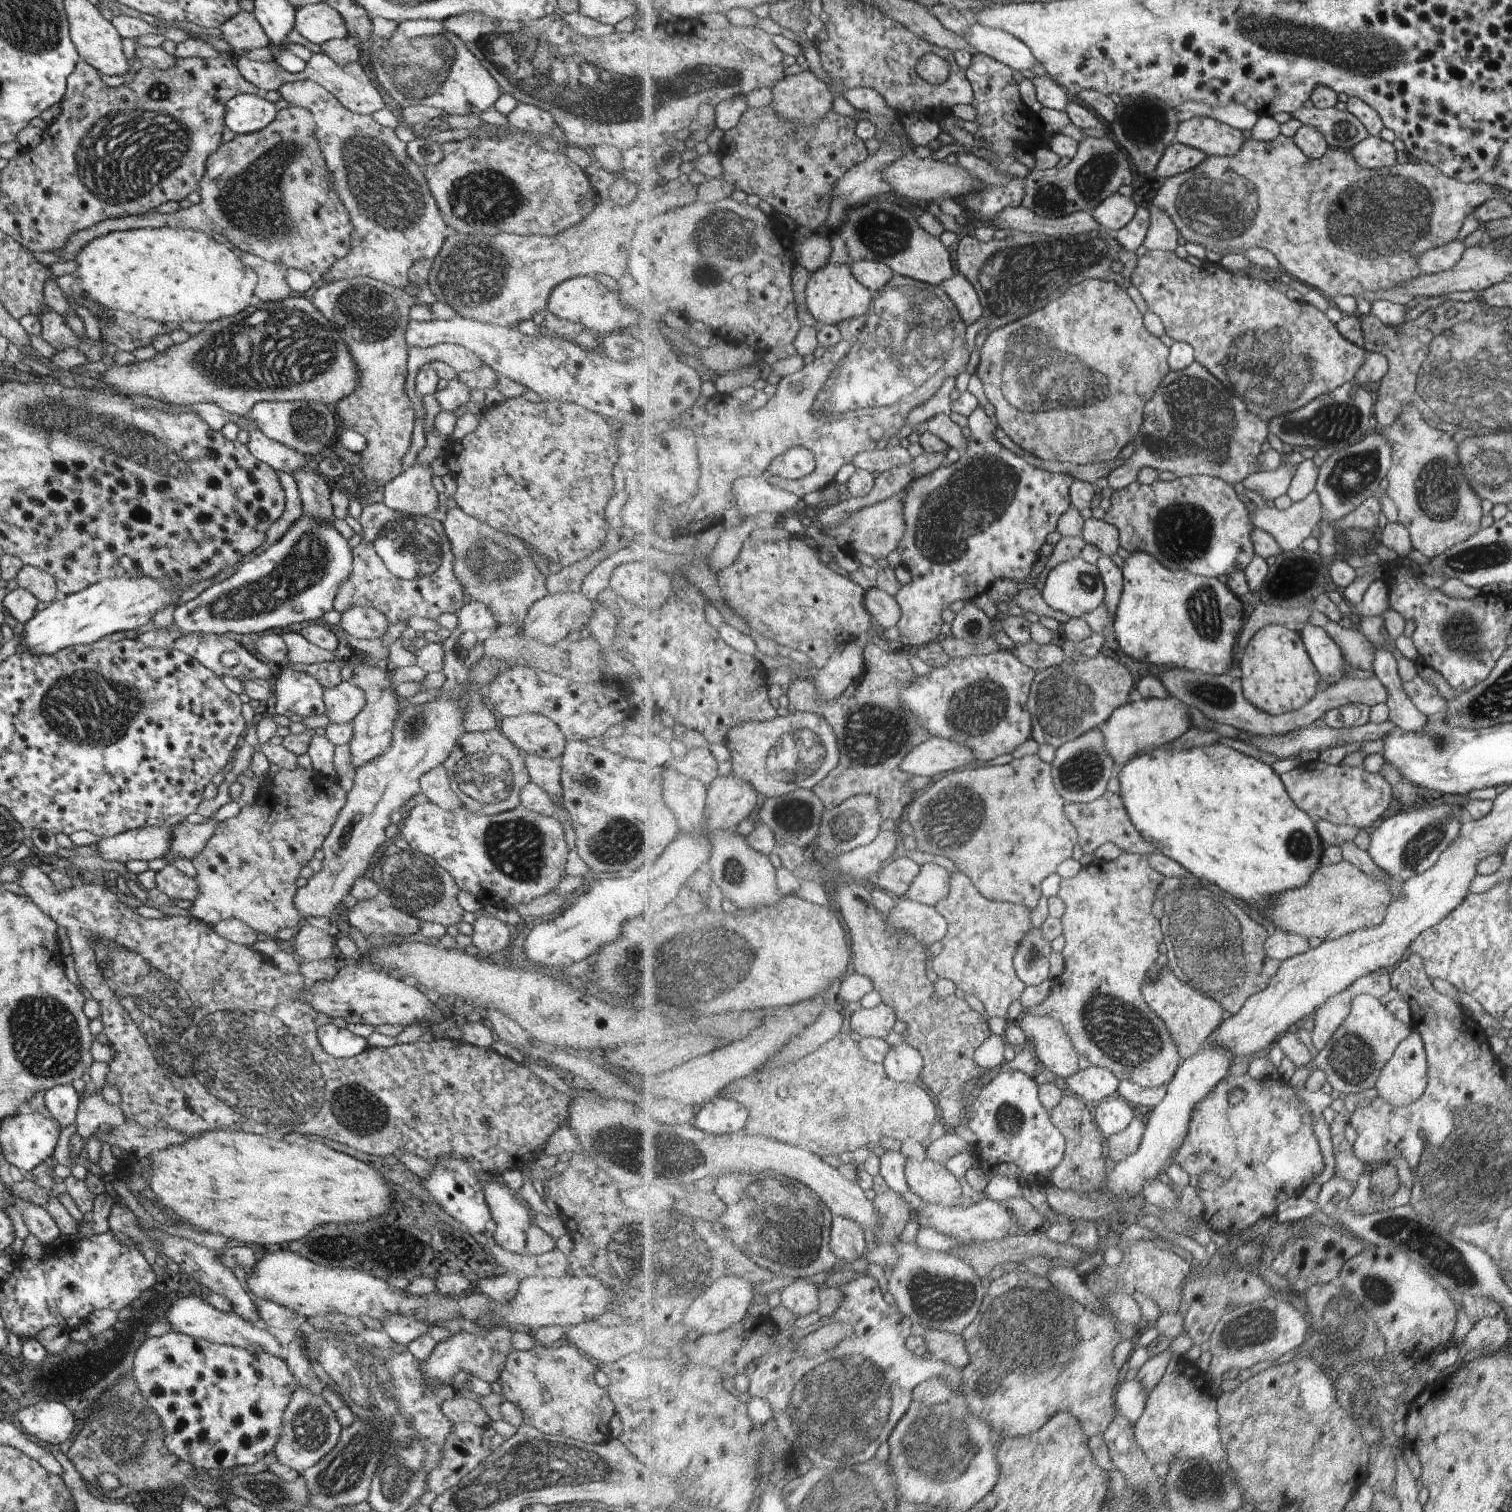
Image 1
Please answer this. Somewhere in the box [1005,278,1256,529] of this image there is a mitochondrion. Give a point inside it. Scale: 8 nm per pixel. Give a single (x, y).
(1206, 399)

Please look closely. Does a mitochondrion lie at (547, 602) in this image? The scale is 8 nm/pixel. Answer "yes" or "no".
no

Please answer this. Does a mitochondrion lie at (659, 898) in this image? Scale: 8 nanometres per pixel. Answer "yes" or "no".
no

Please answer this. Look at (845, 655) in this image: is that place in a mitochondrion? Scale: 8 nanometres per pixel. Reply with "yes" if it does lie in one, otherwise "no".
no

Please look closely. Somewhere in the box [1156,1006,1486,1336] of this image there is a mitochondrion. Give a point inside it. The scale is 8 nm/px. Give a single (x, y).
(1436, 1249)

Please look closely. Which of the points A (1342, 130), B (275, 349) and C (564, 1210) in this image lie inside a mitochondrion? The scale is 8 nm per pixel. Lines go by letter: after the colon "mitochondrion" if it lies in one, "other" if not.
A: mitochondrion
B: mitochondrion
C: other

